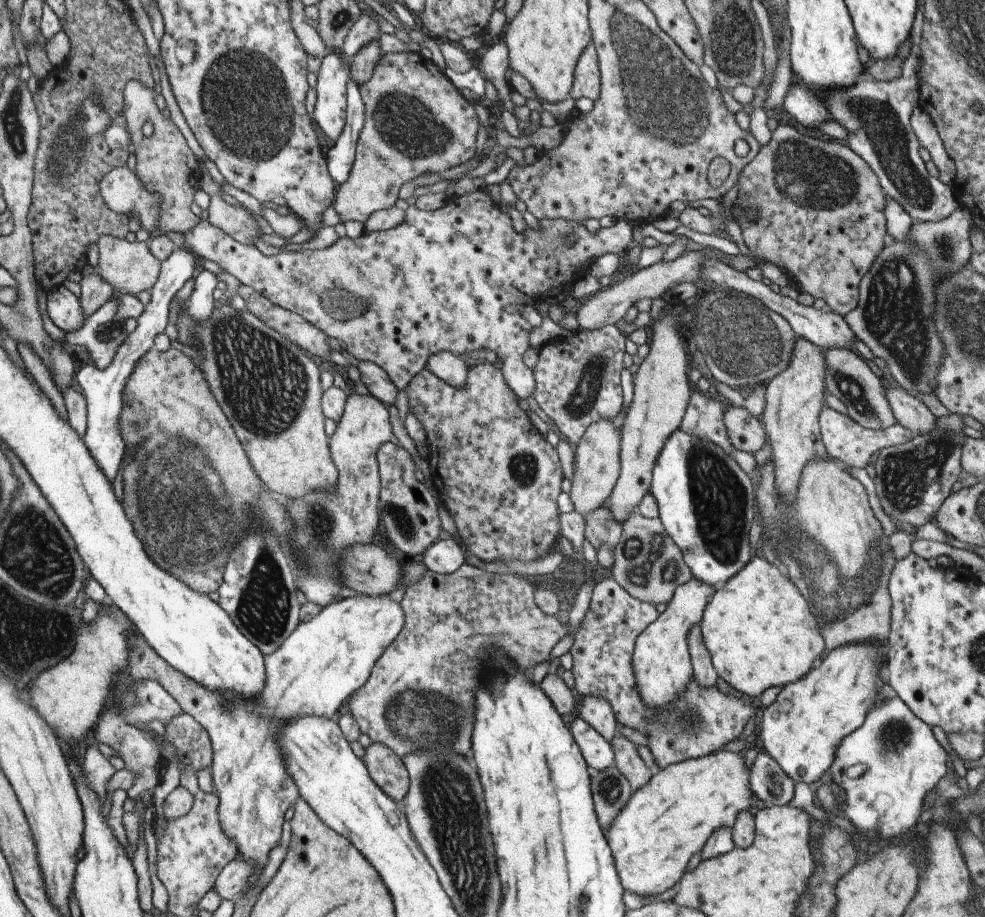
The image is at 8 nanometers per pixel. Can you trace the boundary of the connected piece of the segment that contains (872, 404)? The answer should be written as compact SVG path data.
M828 349L824 353L826 362L825 386L847 408L847 415L867 429L886 430L897 423L896 416L888 404L886 389L888 380L870 368L858 352Z

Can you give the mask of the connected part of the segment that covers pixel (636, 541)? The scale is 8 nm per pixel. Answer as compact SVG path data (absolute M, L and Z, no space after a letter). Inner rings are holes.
M634 512L623 524L620 542L614 550L612 578L640 602L655 605L659 602L668 603L676 588L693 578L680 547L668 536L659 518L644 518Z

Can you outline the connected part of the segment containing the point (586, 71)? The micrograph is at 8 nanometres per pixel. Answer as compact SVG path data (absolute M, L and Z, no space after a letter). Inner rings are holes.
M591 40L576 64L574 82L569 96L575 100L585 96L595 101L600 96L601 88L599 60L596 48Z

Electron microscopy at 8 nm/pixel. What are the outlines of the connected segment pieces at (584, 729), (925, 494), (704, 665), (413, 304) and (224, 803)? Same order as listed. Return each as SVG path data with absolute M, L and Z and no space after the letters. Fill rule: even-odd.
M576 716L570 723L570 730L591 773L614 765L615 754L611 742L598 734L585 720Z
M950 413L936 420L934 430L915 435L914 440L884 448L875 458L876 477L873 482L884 512L910 526L922 526L932 521L944 501L951 495L954 482L963 471L962 446L967 438L964 420L958 413Z
M700 625L694 626L688 632L688 650L693 666L693 676L696 678L698 686L702 686L702 688L715 686L716 682L718 682L718 675L712 664L710 652L708 652L708 648L704 644Z
M478 190L470 192L470 194L454 196L448 198L446 201L447 203L444 206L433 211L423 211L416 206L409 206L405 210L404 222L390 230L372 232L372 234L363 232L361 236L354 239L347 236L340 237L333 245L322 249L303 249L300 252L280 251L280 253L273 256L264 256L257 247L246 246L245 244L236 242L235 238L232 238L232 236L226 234L220 228L212 226L207 220L202 220L196 228L192 228L190 232L183 234L184 244L196 256L215 262L222 269L226 270L228 274L232 274L232 276L238 278L243 285L249 286L252 290L264 296L264 298L271 300L272 304L276 304L276 306L284 308L284 310L302 316L304 320L311 322L312 326L324 332L327 337L336 338L346 344L346 353L351 358L357 361L370 361L383 368L399 391L405 390L408 384L412 382L412 377L425 369L428 358L432 354L436 354L436 352L446 350L456 356L460 356L462 354L472 354L474 350L491 350L500 358L500 369L506 384L512 388L519 399L527 400L534 396L534 390L536 390L536 380L533 370L524 364L524 352L531 346L529 334L532 331L533 325L526 320L526 316L520 314L520 308L533 305L538 300L546 300L552 291L557 292L569 289L574 281L583 272L587 272L590 264L600 256L610 254L610 252L618 255L622 254L622 252L626 253L626 250L634 243L632 239L634 224L624 219L616 220L613 226L600 228L597 233L592 234L588 232L582 222L571 222L558 218L556 220L540 220L540 229L533 229L526 226L523 232L517 232L514 229L509 214L500 210L499 205L491 199L487 190ZM566 236L576 236L576 242L572 246L566 244Z
M388 595L339 599L326 605L310 622L298 624L278 650L264 656L266 684L254 698L244 698L232 690L208 690L172 668L144 637L128 636L130 678L152 679L161 684L183 712L195 718L209 734L213 748L210 771L220 799L222 832L236 844L238 860L254 862L254 874L248 878L247 888L266 868L270 850L280 844L284 814L300 798L298 787L286 772L278 734L294 718L332 718L351 694L366 684L378 658L404 628L404 610Z

